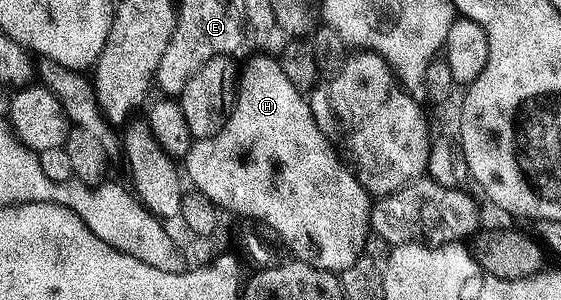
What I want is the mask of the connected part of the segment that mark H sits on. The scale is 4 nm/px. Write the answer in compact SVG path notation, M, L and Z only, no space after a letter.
M275 55L252 56L245 64L242 64L238 72L236 101L232 103L232 110L228 113L228 121L224 123L222 130L218 130L218 134L214 134L210 138L196 140L193 143L186 155L182 157L182 168L186 173L187 183L189 180L192 183L189 185L195 191L206 194L206 198L210 198L210 202L216 205L217 209L224 211L225 208L228 212L237 212L240 218L260 220L266 226L270 226L280 236L285 249L295 259L300 260L304 264L338 274L342 270L346 270L346 266L354 266L356 259L365 255L366 248L364 248L364 243L367 242L368 238L370 239L369 224L371 222L373 197L360 185L356 173L345 163L341 153L333 148L332 143L322 134L322 130L318 130L318 122L314 122L314 114L312 113L309 97L301 89L296 88L286 78L286 74L282 74L282 66Z

